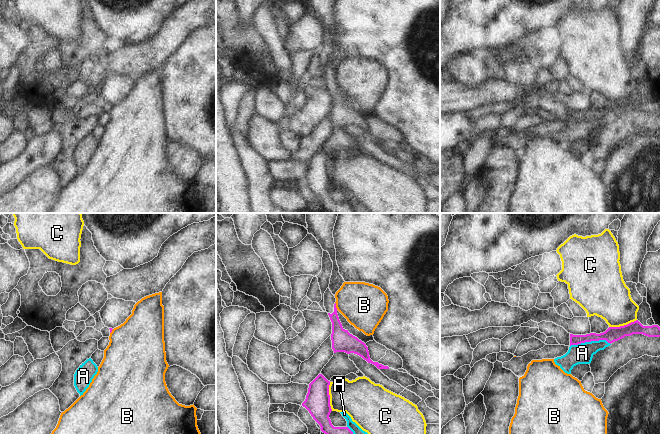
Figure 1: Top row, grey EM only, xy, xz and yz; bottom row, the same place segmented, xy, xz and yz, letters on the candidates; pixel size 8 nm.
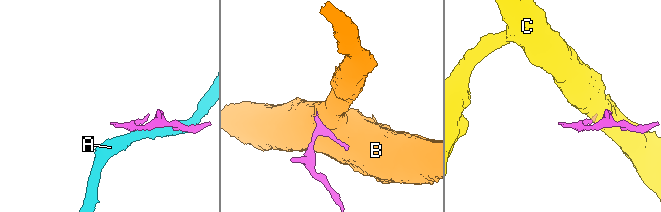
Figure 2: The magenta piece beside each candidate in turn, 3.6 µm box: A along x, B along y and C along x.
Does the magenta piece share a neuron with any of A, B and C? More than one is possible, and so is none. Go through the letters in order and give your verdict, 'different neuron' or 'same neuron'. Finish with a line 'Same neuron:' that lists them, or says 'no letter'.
A: different neuron
B: different neuron
C: different neuron
Same neuron: no letter

